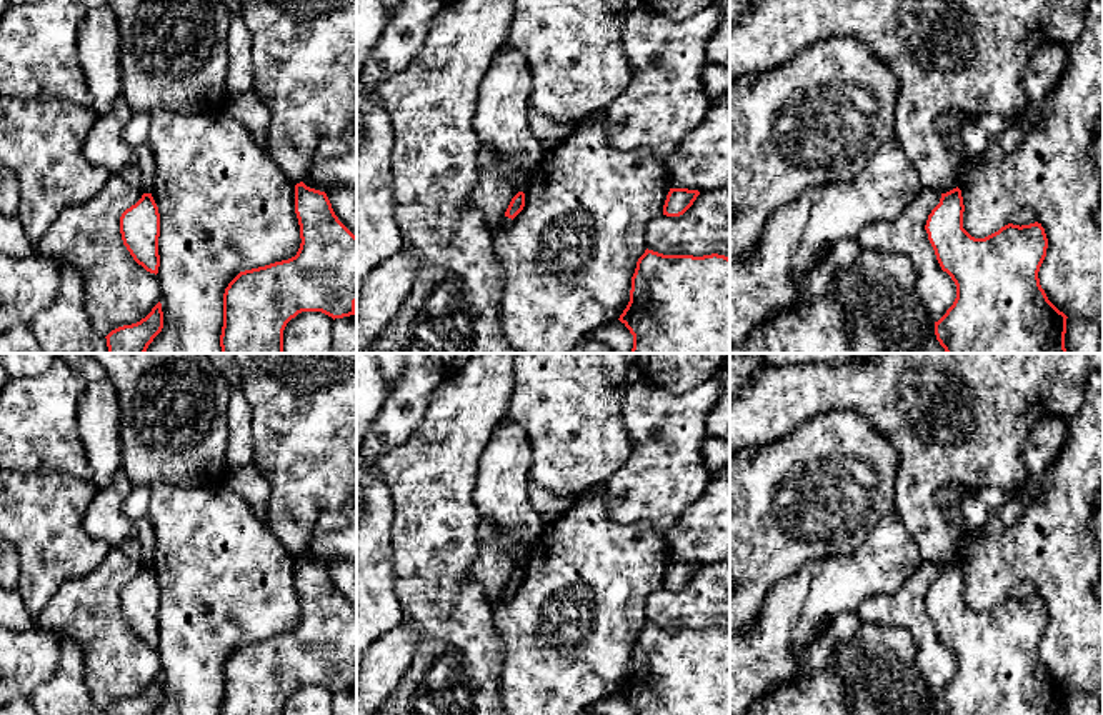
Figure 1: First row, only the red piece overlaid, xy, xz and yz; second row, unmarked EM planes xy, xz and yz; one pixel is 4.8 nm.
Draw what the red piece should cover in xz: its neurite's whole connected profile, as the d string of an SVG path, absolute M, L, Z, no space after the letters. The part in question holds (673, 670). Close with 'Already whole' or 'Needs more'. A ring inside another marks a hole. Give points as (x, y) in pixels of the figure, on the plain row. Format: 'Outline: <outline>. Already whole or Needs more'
Outline: M646 622L636 635L631 650L630 675L618 693L630 703L633 715L730 715L730 632L718 627L703 630L663 628Z. Already whole

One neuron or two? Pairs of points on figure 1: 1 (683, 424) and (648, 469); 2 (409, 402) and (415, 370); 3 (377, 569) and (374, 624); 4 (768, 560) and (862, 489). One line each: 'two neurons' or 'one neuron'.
1: one neuron
2: one neuron
3: one neuron
4: one neuron

